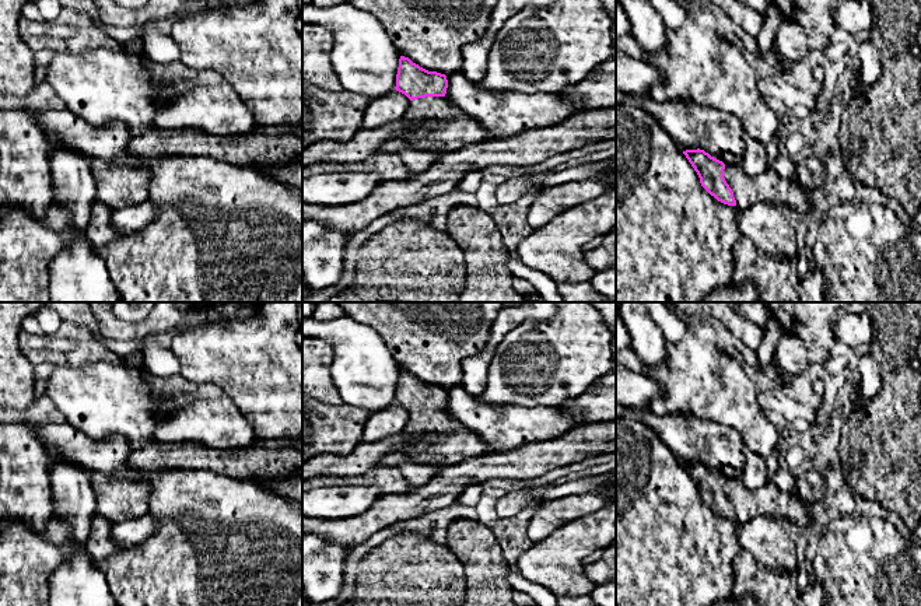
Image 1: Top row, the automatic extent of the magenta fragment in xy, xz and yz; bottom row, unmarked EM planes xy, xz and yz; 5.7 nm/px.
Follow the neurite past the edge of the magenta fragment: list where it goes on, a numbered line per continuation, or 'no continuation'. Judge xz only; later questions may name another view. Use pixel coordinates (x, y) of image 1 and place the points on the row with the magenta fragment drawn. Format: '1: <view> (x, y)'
1: xz (455, 130)

